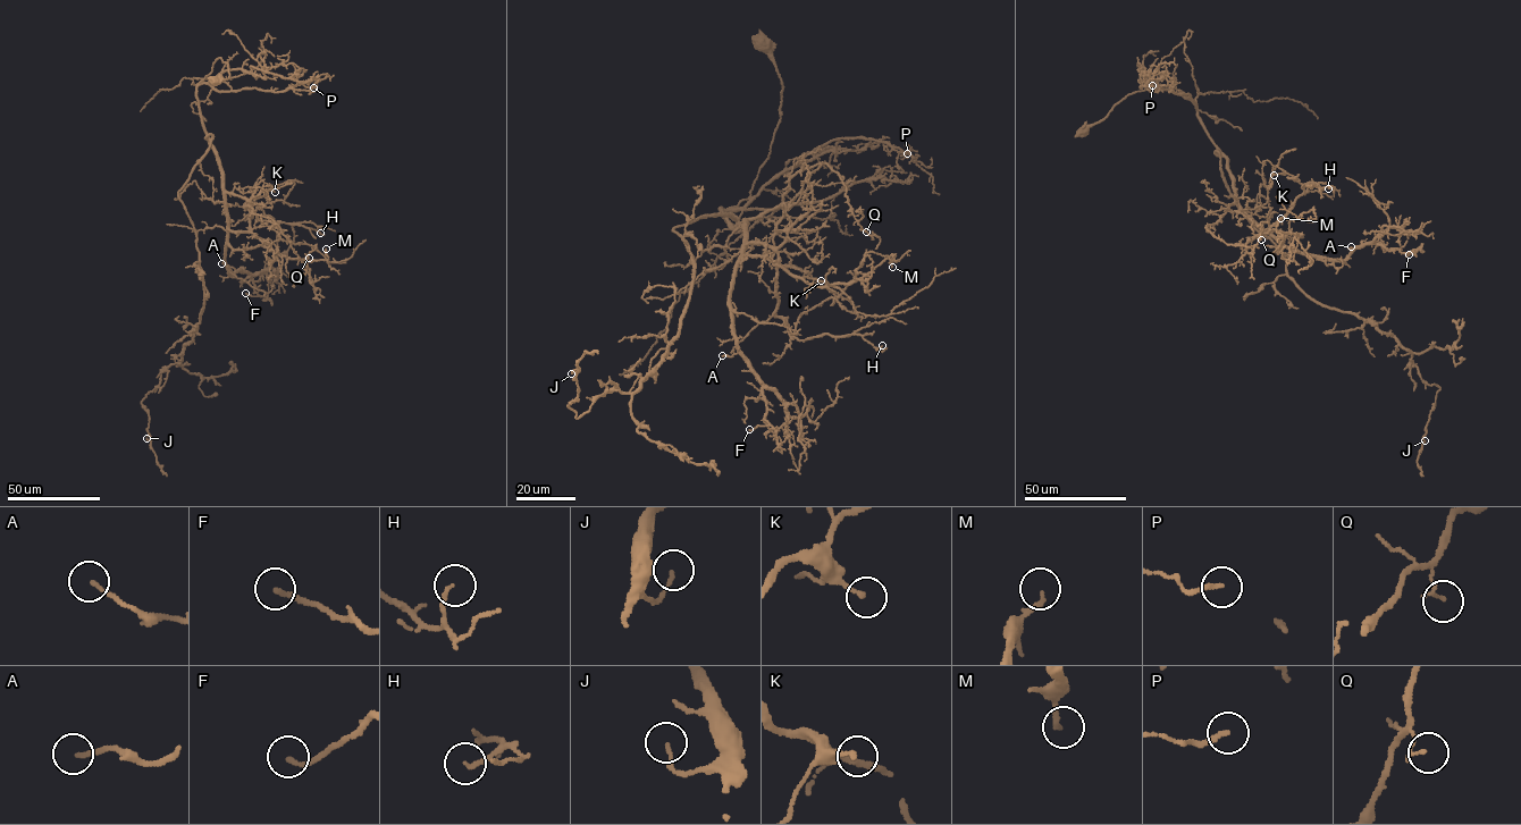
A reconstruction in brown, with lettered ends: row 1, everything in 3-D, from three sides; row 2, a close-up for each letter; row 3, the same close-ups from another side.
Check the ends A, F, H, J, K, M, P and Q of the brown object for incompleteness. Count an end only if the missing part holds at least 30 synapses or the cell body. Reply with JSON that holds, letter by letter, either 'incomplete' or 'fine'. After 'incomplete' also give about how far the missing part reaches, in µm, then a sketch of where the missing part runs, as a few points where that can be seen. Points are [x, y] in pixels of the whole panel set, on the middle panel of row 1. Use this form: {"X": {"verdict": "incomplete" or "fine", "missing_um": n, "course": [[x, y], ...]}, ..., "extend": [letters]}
{"A": {"verdict": "fine"}, "F": {"verdict": "fine"}, "H": {"verdict": "fine"}, "J": {"verdict": "fine"}, "K": {"verdict": "fine"}, "M": {"verdict": "incomplete", "missing_um": 20, "course": [[892, 267], [896, 285], [905, 287], [909, 281], [907, 285]]}, "P": {"verdict": "fine"}, "Q": {"verdict": "fine"}, "extend": ["M"]}

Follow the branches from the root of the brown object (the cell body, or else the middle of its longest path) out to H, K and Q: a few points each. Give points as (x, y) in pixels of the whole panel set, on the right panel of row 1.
H: (1083, 131), (1127, 95), (1165, 84), (1195, 106), (1227, 160), (1236, 205), (1265, 234), (1307, 183), (1328, 188)
K: (1083, 131), (1127, 95), (1165, 84), (1191, 99), (1226, 158), (1236, 200), (1228, 209), (1263, 204), (1274, 175)
Q: (1083, 131), (1152, 83), (1182, 91), (1226, 158), (1235, 194), (1206, 229), (1228, 245), (1261, 240)

